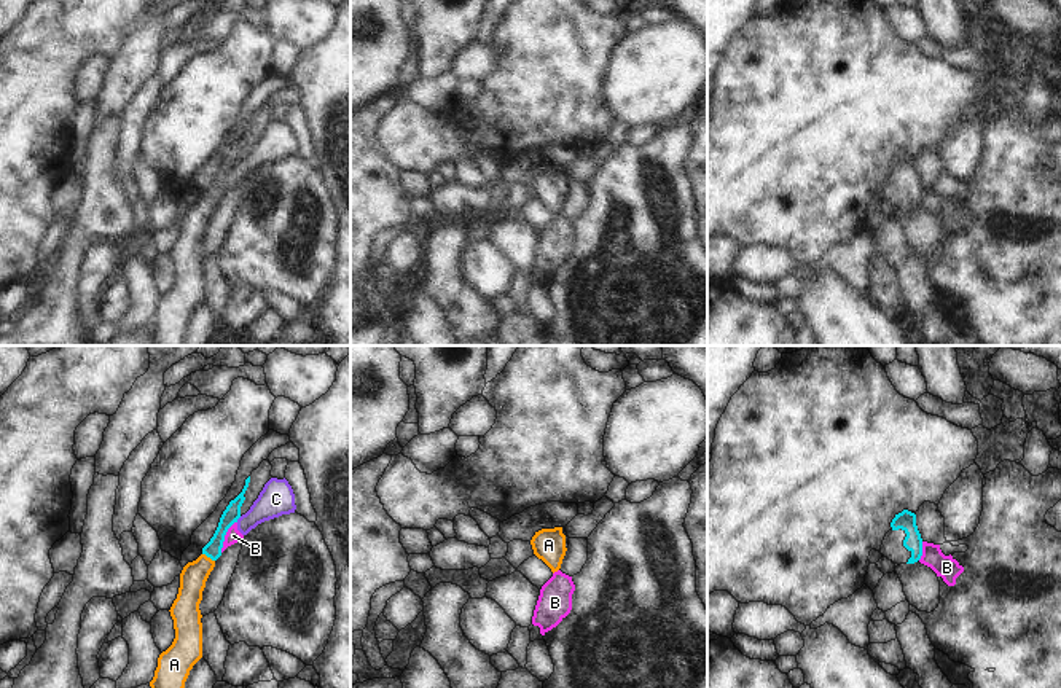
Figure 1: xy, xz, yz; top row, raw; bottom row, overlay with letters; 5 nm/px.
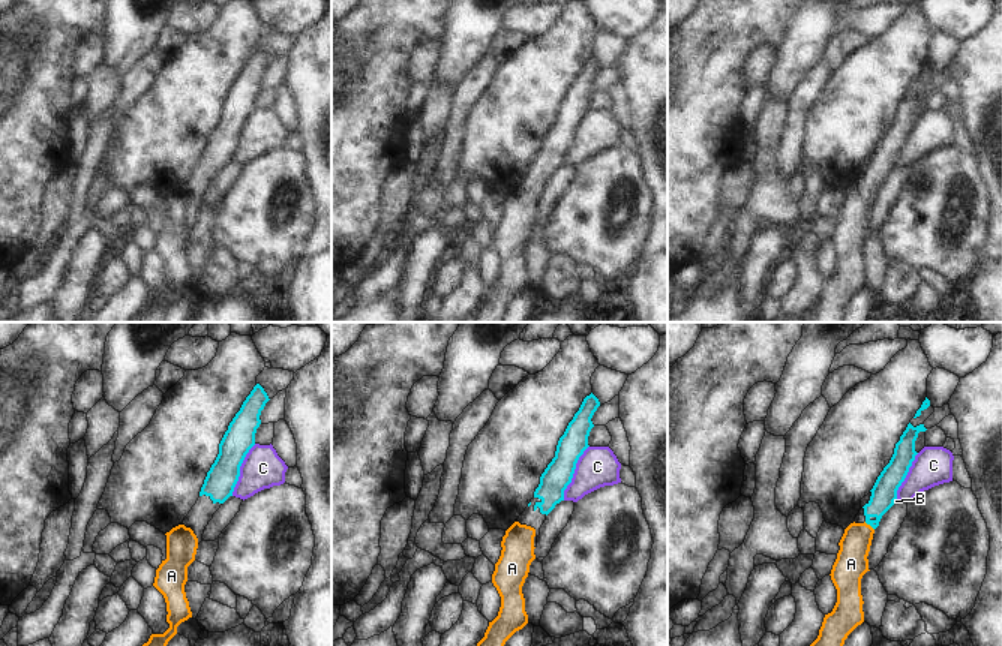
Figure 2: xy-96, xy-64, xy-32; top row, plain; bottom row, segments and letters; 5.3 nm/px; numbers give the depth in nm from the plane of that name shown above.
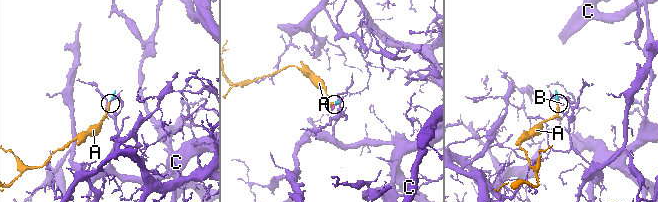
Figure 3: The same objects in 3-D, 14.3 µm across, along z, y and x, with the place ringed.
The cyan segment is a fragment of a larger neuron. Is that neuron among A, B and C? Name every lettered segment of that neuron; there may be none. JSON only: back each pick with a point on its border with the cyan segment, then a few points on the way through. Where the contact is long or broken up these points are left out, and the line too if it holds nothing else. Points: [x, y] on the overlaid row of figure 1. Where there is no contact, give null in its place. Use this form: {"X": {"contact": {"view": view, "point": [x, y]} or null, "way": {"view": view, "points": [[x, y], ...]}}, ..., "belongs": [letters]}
{"A": {"contact": {"view": "xy", "point": [209, 556]}, "way": {"view": "xy", "points": [[212, 550], [209, 556], [193, 577]]}}, "belongs": ["A"]}

